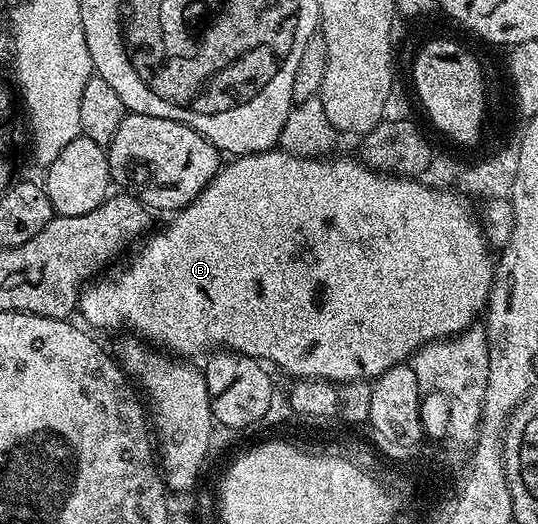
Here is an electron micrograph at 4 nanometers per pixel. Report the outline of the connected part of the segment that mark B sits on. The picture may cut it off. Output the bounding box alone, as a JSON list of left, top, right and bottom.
[77,149,495,385]

